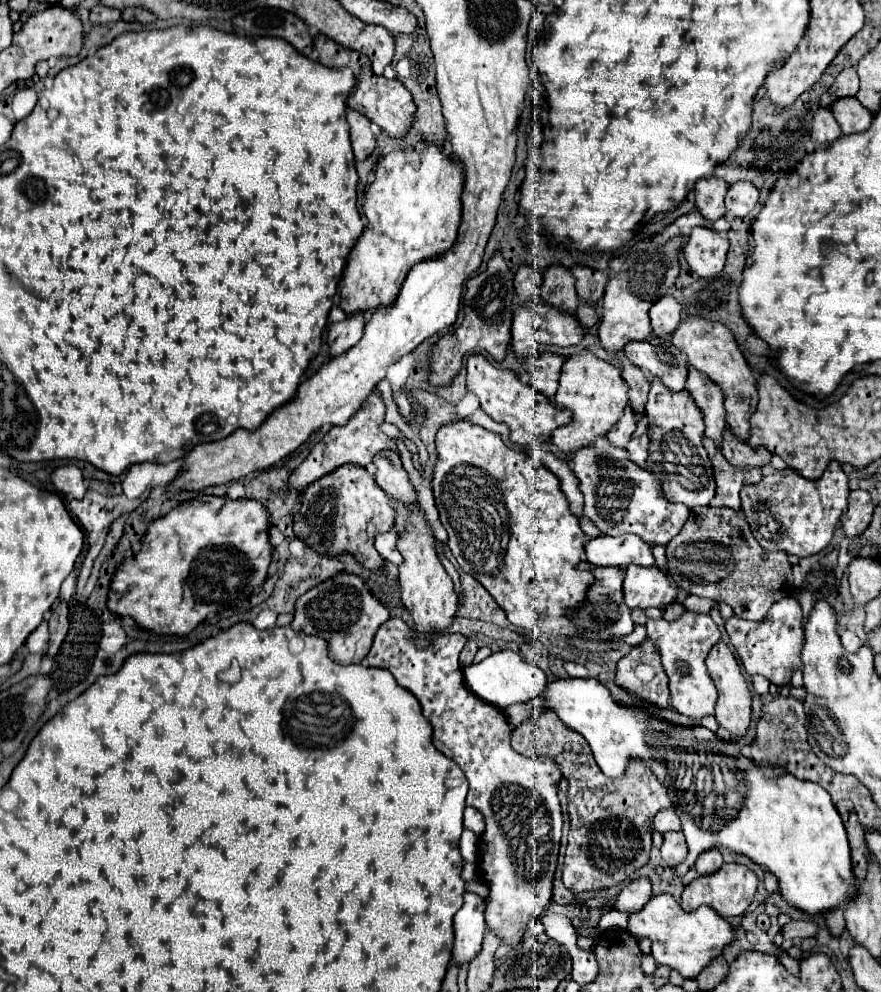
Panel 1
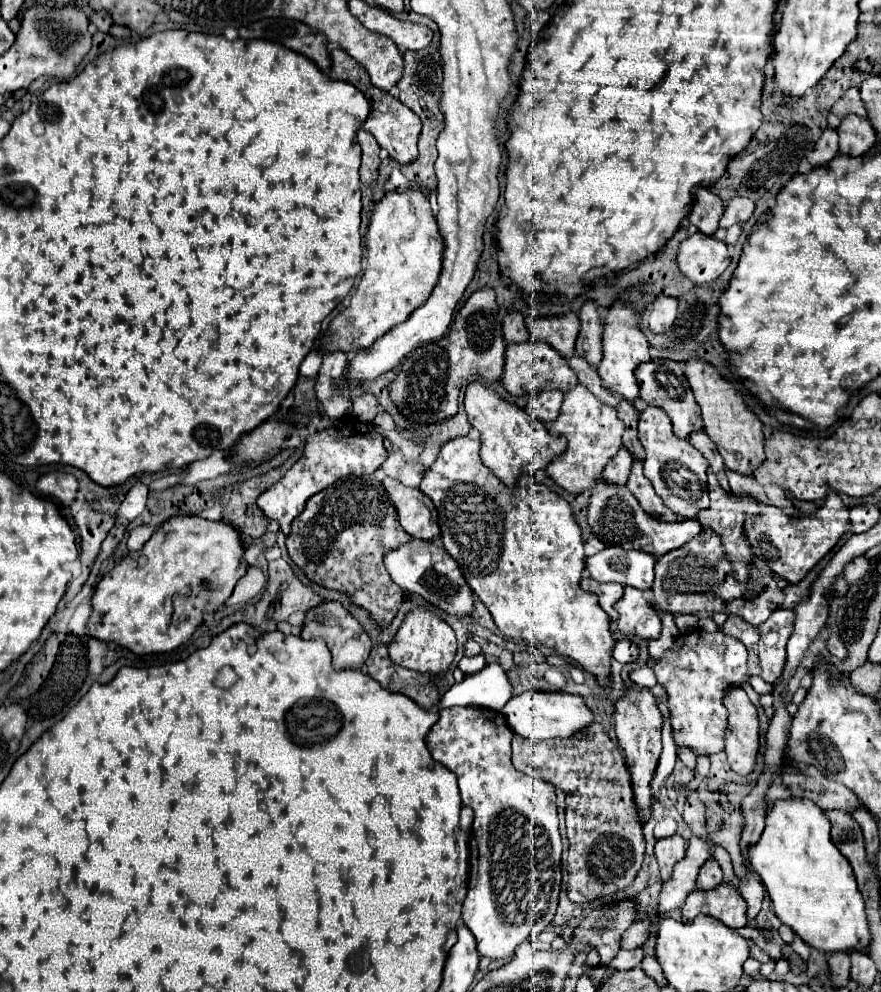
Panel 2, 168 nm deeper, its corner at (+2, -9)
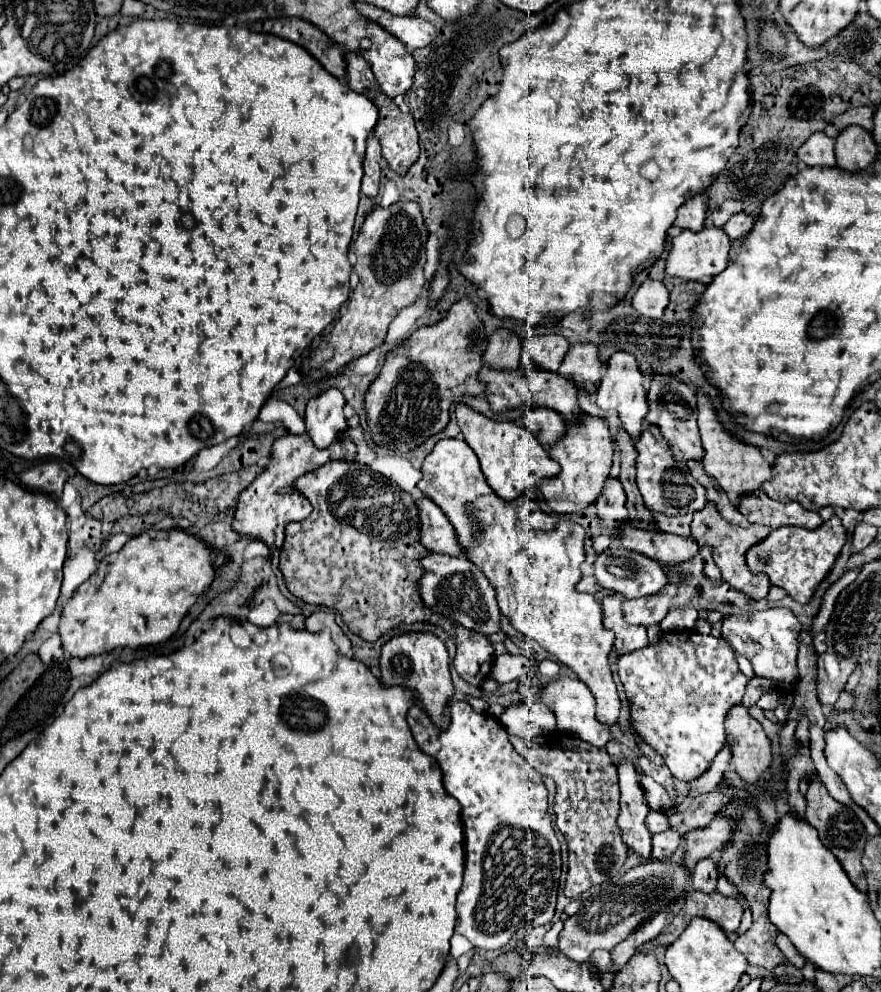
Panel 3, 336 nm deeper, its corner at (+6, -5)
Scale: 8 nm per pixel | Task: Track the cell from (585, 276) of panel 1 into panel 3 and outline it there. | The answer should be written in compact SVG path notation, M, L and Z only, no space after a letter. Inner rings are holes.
M593 342L571 344L559 374L575 382L575 386L585 388L587 392L595 392L601 376L605 374L605 366L599 358L599 346Z

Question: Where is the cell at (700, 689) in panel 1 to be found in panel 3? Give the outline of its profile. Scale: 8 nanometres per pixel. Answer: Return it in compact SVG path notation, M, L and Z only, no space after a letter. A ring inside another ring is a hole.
M695 630L663 632L659 642L621 656L617 666L631 700L635 730L665 758L675 778L699 778L723 748L723 720L727 710L741 702L749 680L739 670L733 648L713 634L705 636Z

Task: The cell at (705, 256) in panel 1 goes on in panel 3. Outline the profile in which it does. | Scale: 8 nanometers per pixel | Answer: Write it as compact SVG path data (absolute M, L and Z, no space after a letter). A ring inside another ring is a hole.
M703 228L701 232L683 230L679 236L673 238L673 248L667 256L667 274L677 276L683 280L705 280L715 276L727 268L729 262L729 238L721 228Z

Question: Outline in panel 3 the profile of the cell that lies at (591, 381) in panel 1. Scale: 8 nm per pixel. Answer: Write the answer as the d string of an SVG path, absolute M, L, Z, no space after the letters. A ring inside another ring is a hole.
M581 412L575 422L565 424L565 434L549 446L549 456L561 464L561 472L553 478L543 478L539 490L549 502L553 512L573 514L581 512L587 504L595 502L603 490L603 482L609 476L611 460L615 454L615 442L609 432L609 424L603 418Z

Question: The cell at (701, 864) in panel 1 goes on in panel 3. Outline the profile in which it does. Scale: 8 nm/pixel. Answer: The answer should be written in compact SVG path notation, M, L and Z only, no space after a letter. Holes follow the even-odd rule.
M711 858L699 860L691 874L693 888L701 890L701 892L713 892L717 886L717 876L719 876L719 872L717 872L715 860L711 860Z

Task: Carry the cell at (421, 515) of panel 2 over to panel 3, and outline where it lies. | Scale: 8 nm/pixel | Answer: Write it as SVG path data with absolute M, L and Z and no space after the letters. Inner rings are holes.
M417 496L415 504L419 508L419 536L421 544L427 546L427 550L459 556L461 548L457 544L457 536L453 532L453 526L441 512L437 504L433 504L427 496Z

